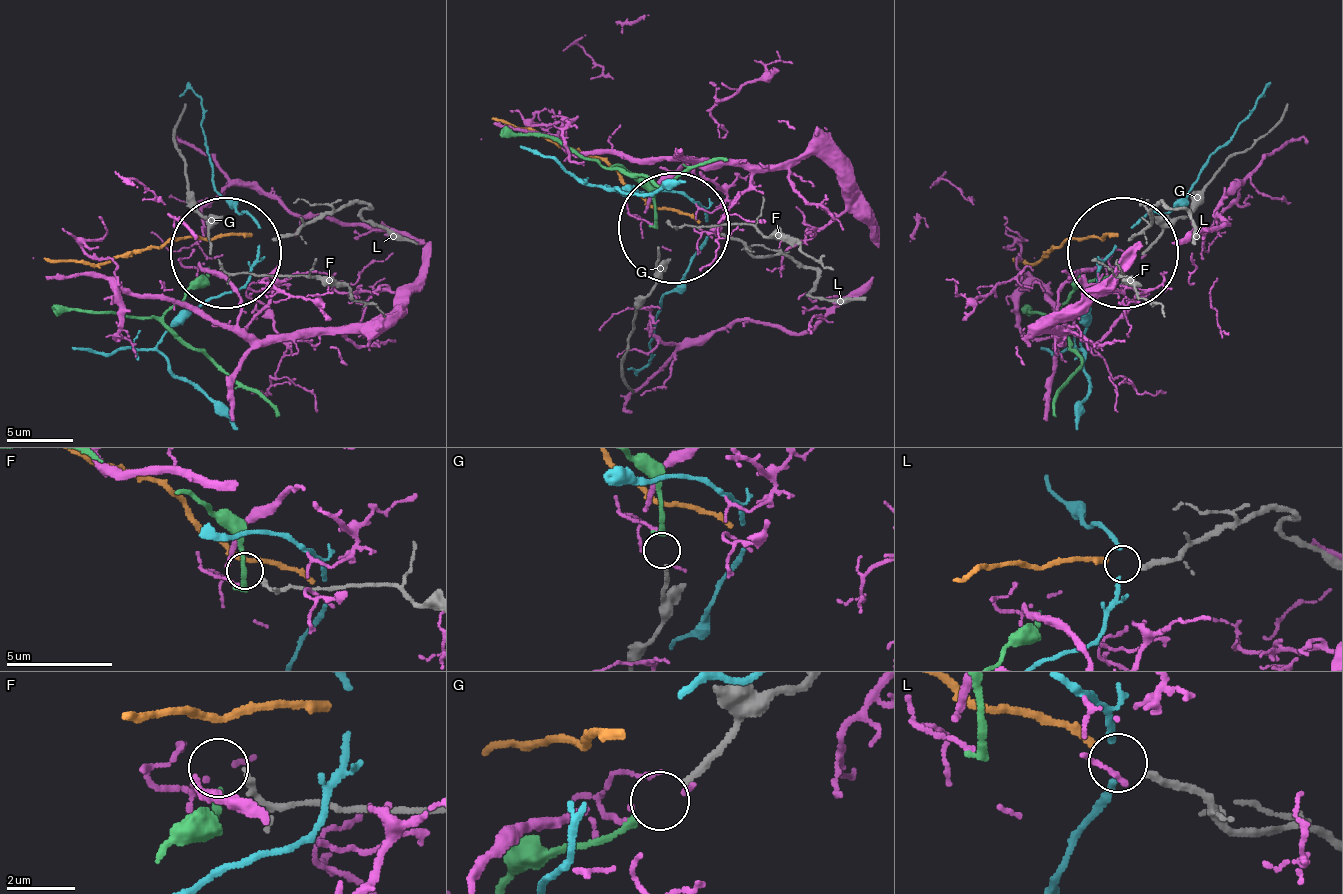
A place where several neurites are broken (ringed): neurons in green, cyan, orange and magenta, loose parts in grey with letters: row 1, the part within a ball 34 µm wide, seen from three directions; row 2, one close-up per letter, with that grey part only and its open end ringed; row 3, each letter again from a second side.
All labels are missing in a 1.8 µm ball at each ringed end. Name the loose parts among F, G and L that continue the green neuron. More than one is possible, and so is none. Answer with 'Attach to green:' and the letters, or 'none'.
Attach to green: G

